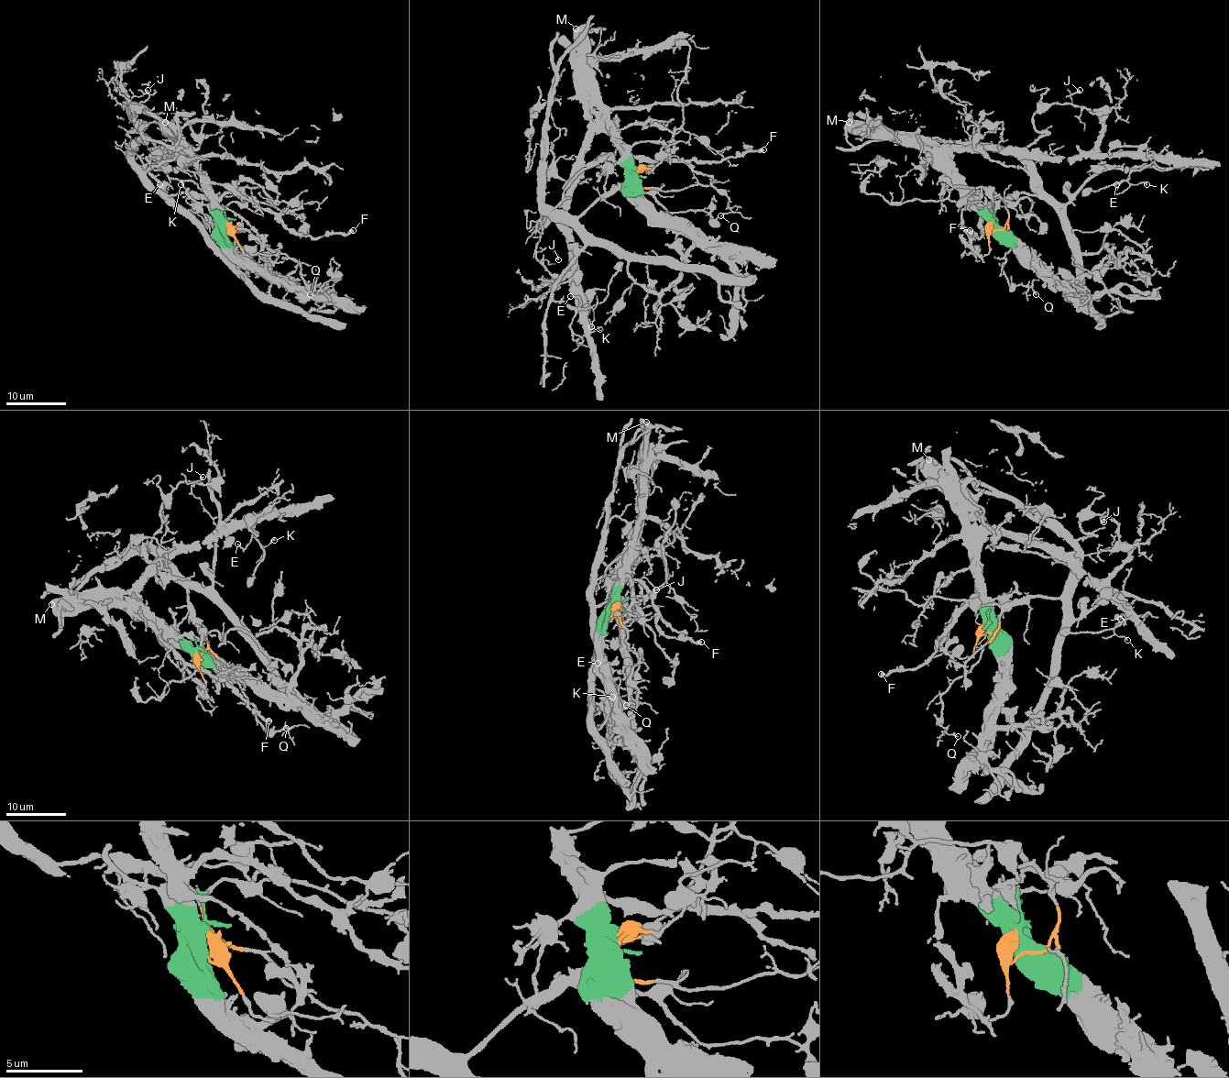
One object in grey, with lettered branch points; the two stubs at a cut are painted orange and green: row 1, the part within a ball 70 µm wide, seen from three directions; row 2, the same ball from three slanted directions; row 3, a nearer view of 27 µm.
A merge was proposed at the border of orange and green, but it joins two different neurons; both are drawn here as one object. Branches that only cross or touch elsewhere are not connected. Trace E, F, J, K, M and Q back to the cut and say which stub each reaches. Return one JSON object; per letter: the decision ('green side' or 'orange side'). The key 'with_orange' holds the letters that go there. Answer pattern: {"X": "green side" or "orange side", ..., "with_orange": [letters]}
{"E": "orange side", "F": "green side", "J": "orange side", "K": "orange side", "M": "green side", "Q": "orange side", "with_orange": ["E", "J", "K", "Q"]}

